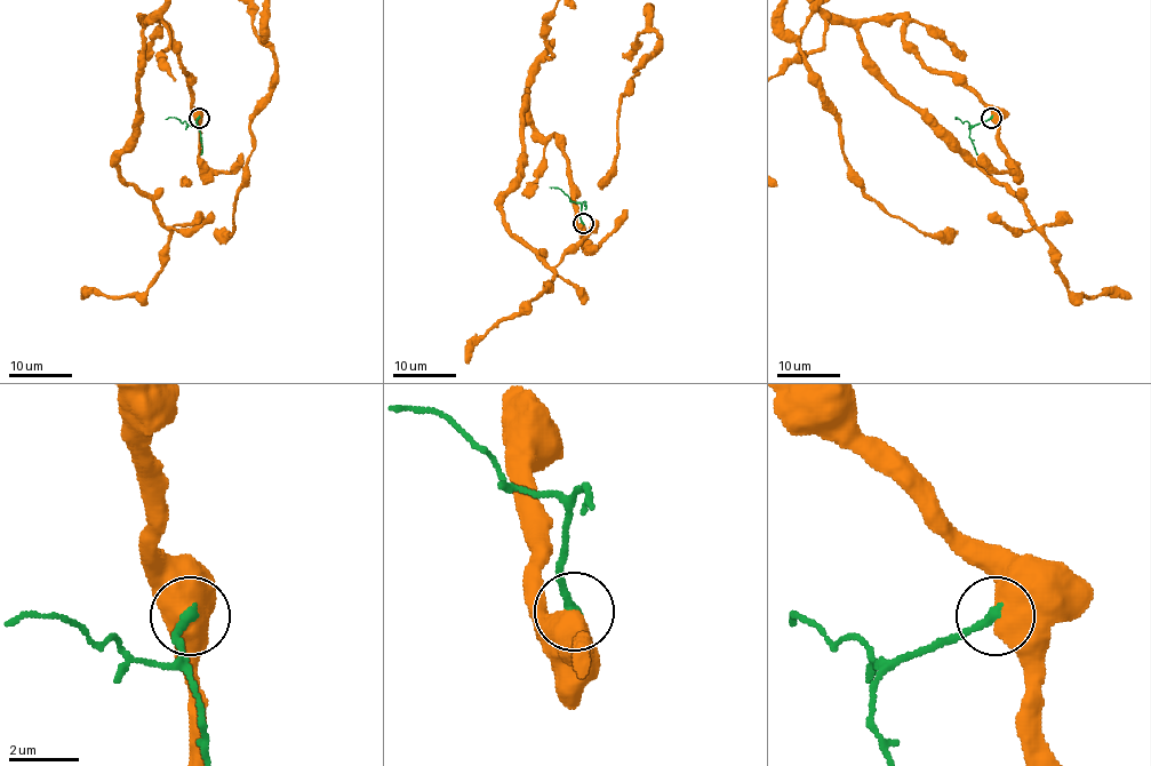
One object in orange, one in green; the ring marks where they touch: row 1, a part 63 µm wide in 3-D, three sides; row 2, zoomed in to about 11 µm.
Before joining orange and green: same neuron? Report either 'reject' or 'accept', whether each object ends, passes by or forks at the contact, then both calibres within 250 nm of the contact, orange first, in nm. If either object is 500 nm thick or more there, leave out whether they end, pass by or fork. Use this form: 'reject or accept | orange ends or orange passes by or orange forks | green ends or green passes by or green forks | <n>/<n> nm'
reject | 700/240 nm

